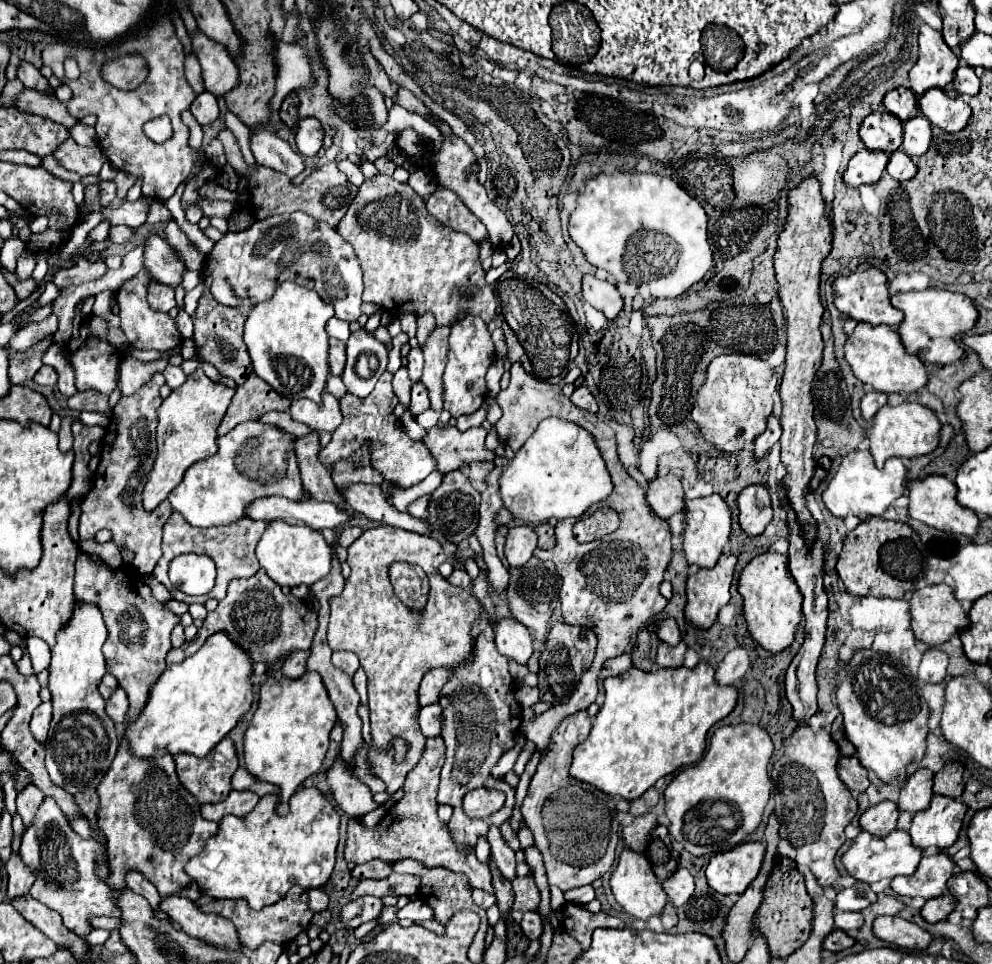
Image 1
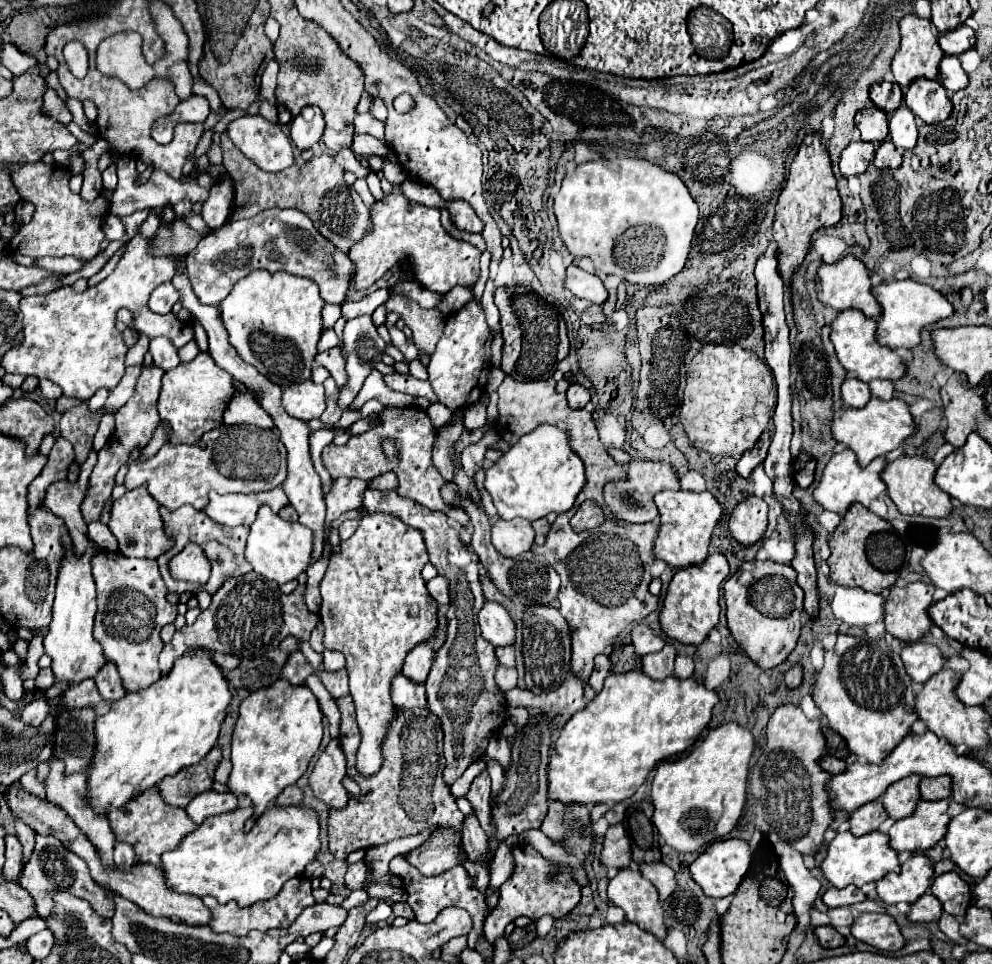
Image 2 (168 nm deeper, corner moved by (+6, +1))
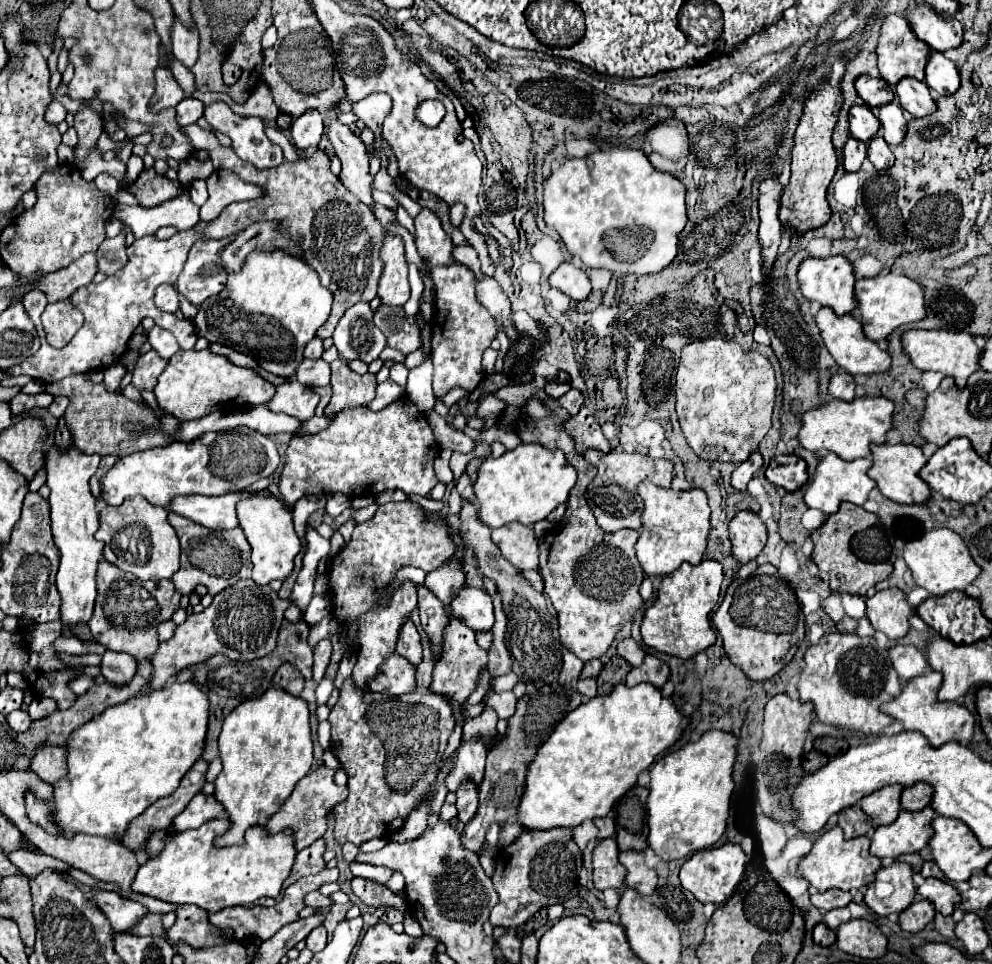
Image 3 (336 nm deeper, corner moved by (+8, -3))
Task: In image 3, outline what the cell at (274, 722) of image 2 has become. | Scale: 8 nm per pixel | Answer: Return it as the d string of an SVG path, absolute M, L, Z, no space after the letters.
M270 688L260 698L252 698L236 706L224 720L220 738L220 760L222 772L216 778L214 796L230 814L230 830L224 836L216 838L216 846L242 846L244 832L250 826L266 824L266 820L280 808L280 804L290 796L294 784L304 778L312 766L312 730L310 730L310 710L306 700L292 696L286 690Z

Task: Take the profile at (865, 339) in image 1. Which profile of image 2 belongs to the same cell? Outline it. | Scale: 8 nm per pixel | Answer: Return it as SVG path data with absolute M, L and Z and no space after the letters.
M848 308L838 312L838 316L830 322L830 340L836 348L836 356L840 360L840 364L854 376L858 376L862 382L870 382L874 378L882 378L882 380L898 380L900 376L904 376L904 364L900 360L900 356L890 350L890 348L882 348L876 342L876 320L866 318L860 310Z

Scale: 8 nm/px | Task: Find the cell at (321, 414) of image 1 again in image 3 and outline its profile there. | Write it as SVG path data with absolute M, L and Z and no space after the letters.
M284 382L276 386L276 394L268 402L268 408L272 412L282 412L298 420L308 420L314 416L318 400L320 396L312 388L300 382Z

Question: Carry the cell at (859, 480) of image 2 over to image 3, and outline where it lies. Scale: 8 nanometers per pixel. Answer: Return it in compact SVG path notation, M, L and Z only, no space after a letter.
M826 454L816 468L812 484L806 488L806 494L804 494L806 506L818 508L828 516L834 514L840 508L840 502L852 502L856 506L864 506L870 492L876 488L876 482L868 476L870 466L872 466L872 456L860 458L860 460L854 460L854 462L846 462L836 454Z

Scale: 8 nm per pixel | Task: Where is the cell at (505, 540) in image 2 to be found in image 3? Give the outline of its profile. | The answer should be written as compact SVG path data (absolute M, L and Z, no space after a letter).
M510 522L492 530L492 540L500 548L502 556L520 570L532 570L538 566L538 542L532 526Z

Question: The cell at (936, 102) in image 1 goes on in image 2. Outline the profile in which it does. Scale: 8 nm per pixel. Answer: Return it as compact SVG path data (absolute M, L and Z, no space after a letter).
M928 78L914 80L904 92L904 100L906 106L926 124L946 120L952 114L952 102L942 84L938 84L936 80Z

